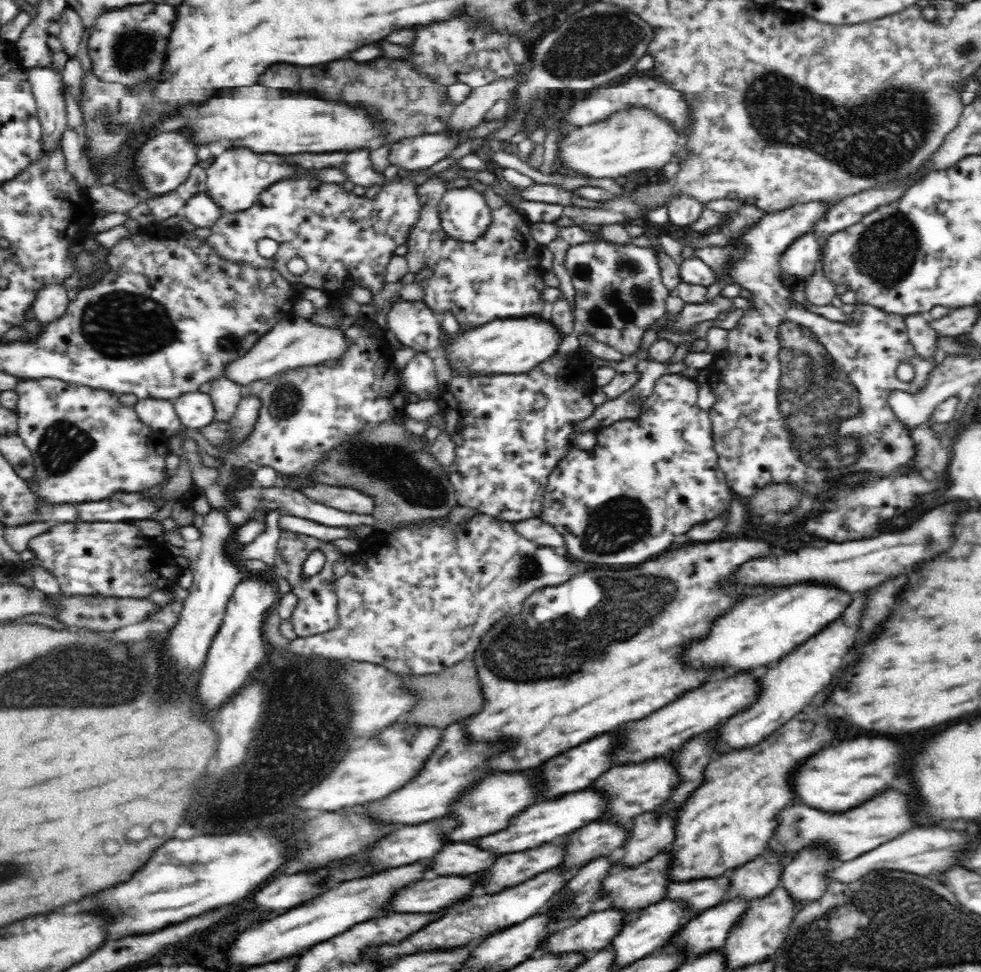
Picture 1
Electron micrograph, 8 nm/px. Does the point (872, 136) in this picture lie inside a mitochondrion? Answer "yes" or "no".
yes

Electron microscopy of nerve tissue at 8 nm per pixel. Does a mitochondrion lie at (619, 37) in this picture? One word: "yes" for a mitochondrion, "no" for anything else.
yes

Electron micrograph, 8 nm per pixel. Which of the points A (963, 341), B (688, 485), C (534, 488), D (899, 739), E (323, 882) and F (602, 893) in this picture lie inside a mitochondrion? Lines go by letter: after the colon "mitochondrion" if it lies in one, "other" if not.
A: other
B: other
C: other
D: other
E: other
F: other

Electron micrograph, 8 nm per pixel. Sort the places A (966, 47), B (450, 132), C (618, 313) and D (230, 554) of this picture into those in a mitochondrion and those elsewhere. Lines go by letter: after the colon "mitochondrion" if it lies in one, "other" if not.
A: mitochondrion
B: other
C: mitochondrion
D: other

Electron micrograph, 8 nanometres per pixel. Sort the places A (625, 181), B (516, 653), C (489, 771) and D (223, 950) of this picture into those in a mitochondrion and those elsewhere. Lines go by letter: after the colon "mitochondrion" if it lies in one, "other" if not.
A: other
B: mitochondrion
C: other
D: other

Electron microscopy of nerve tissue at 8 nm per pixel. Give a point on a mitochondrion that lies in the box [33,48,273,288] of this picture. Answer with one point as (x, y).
(106, 119)

